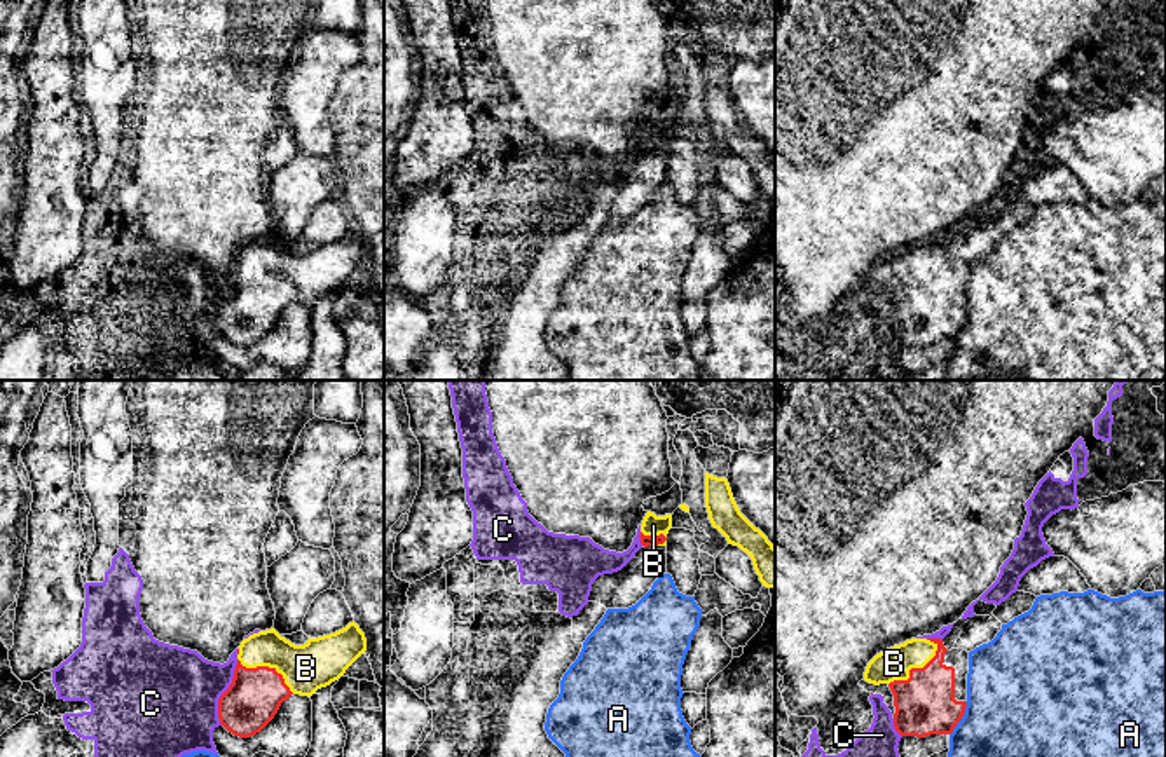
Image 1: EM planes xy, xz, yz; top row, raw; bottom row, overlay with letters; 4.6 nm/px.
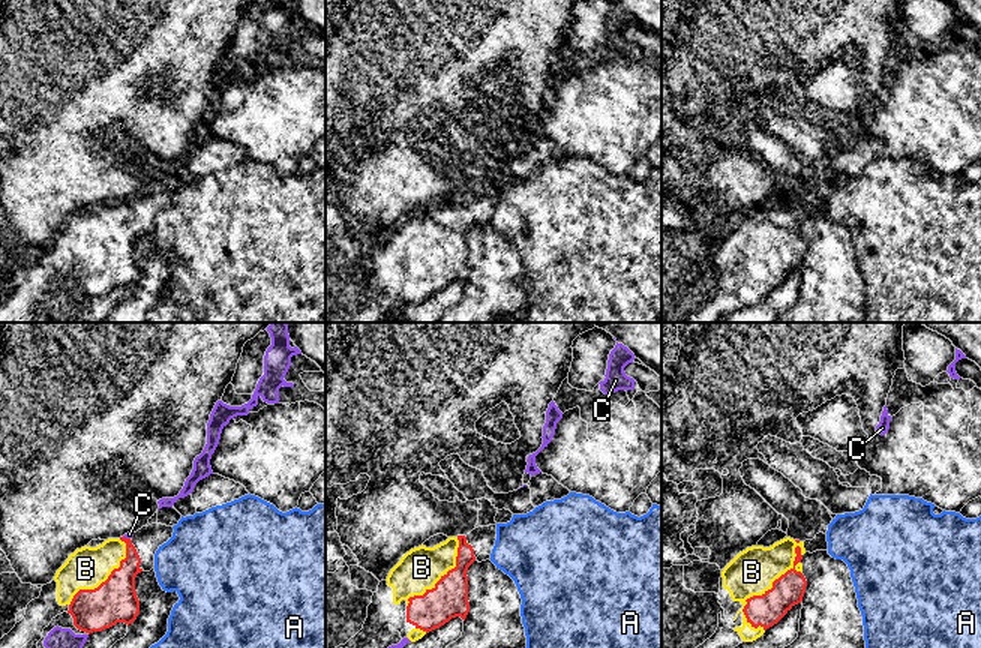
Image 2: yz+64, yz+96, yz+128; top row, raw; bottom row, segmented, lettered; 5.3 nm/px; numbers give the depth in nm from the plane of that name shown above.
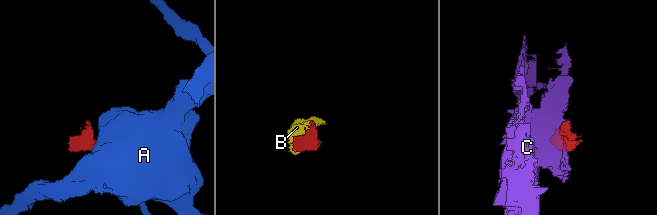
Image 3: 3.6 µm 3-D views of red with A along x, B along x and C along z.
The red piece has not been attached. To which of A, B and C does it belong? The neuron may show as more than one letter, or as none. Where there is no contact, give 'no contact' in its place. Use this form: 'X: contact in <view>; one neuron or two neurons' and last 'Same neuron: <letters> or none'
A: contact in yz; two neurons
B: contact in yz; one neuron
C: contact in xy; two neurons
Same neuron: B

